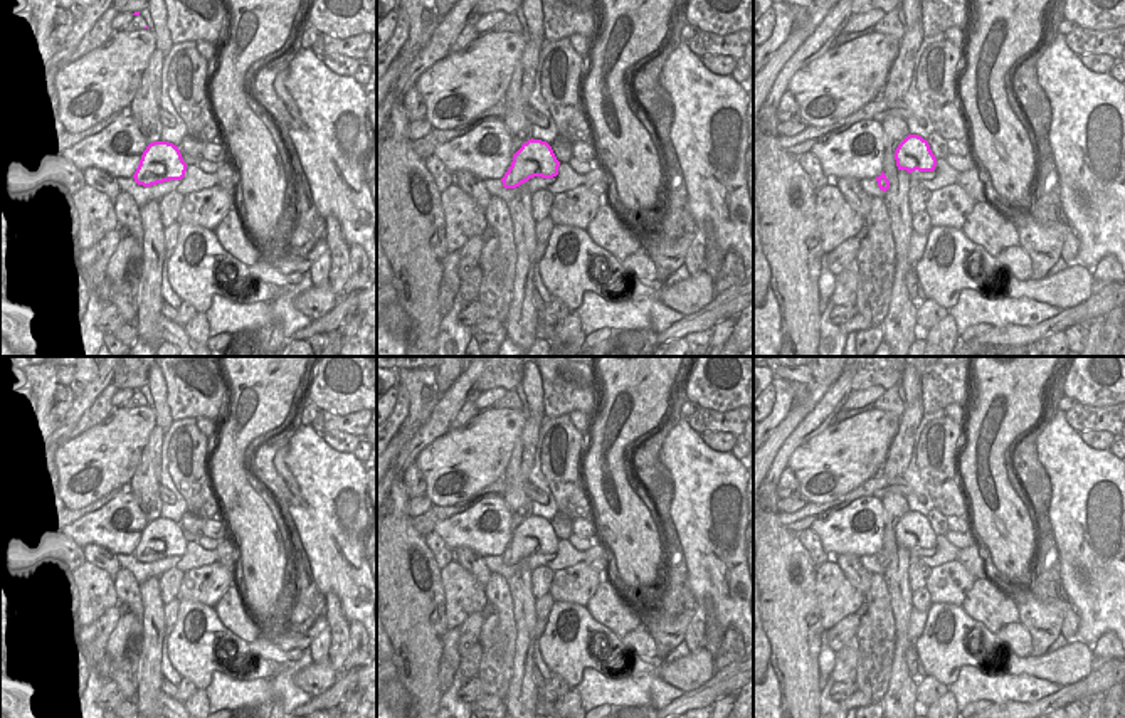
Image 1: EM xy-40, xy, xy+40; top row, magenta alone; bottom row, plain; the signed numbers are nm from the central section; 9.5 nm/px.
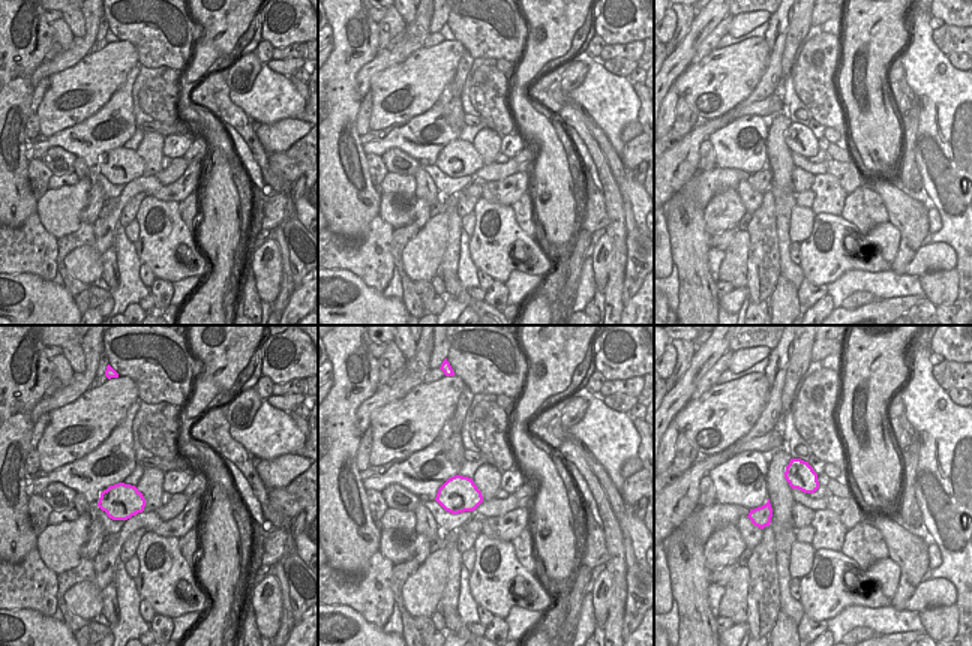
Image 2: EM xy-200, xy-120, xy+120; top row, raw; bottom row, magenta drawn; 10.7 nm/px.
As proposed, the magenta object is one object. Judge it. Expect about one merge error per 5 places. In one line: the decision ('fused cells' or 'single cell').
single cell

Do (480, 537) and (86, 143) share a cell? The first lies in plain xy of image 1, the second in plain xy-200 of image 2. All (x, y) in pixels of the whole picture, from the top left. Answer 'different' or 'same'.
same

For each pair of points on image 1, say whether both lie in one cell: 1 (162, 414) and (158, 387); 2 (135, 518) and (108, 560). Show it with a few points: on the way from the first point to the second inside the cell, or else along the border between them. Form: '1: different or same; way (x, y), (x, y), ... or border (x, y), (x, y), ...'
1: same; way (160, 407), (158, 394)
2: different; border (74, 545), (98, 543), (115, 555)

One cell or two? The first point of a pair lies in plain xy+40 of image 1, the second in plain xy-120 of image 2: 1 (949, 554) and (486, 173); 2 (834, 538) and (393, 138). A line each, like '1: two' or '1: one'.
1: one
2: one

